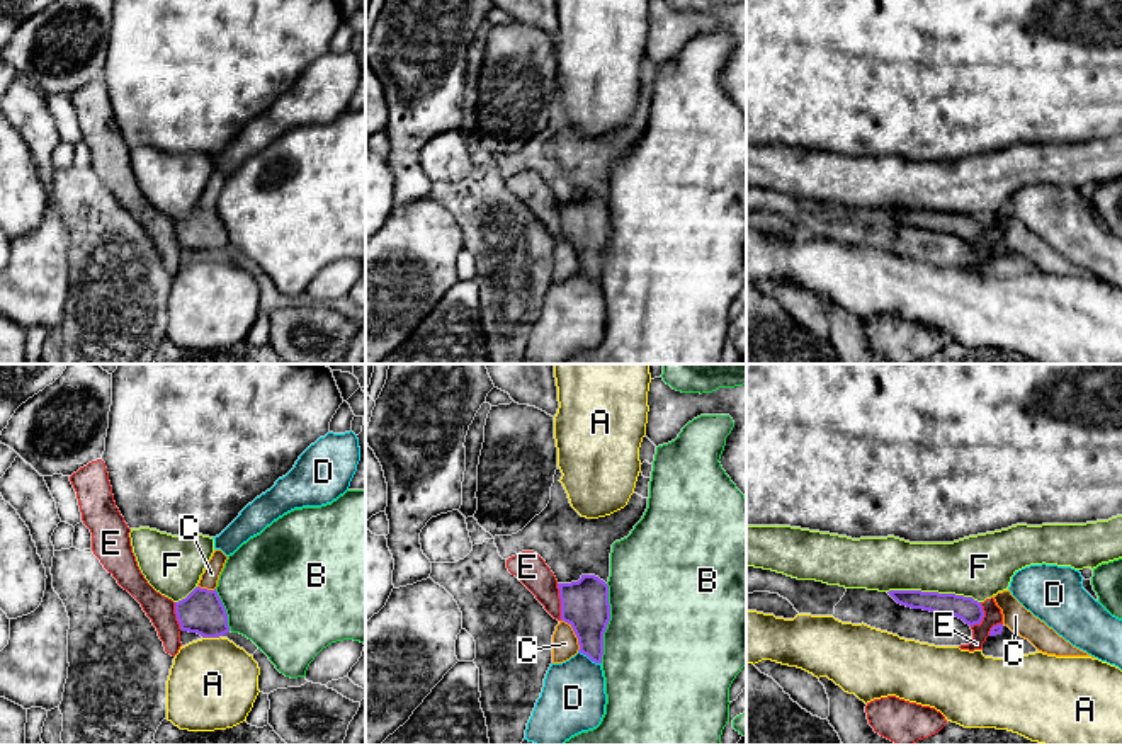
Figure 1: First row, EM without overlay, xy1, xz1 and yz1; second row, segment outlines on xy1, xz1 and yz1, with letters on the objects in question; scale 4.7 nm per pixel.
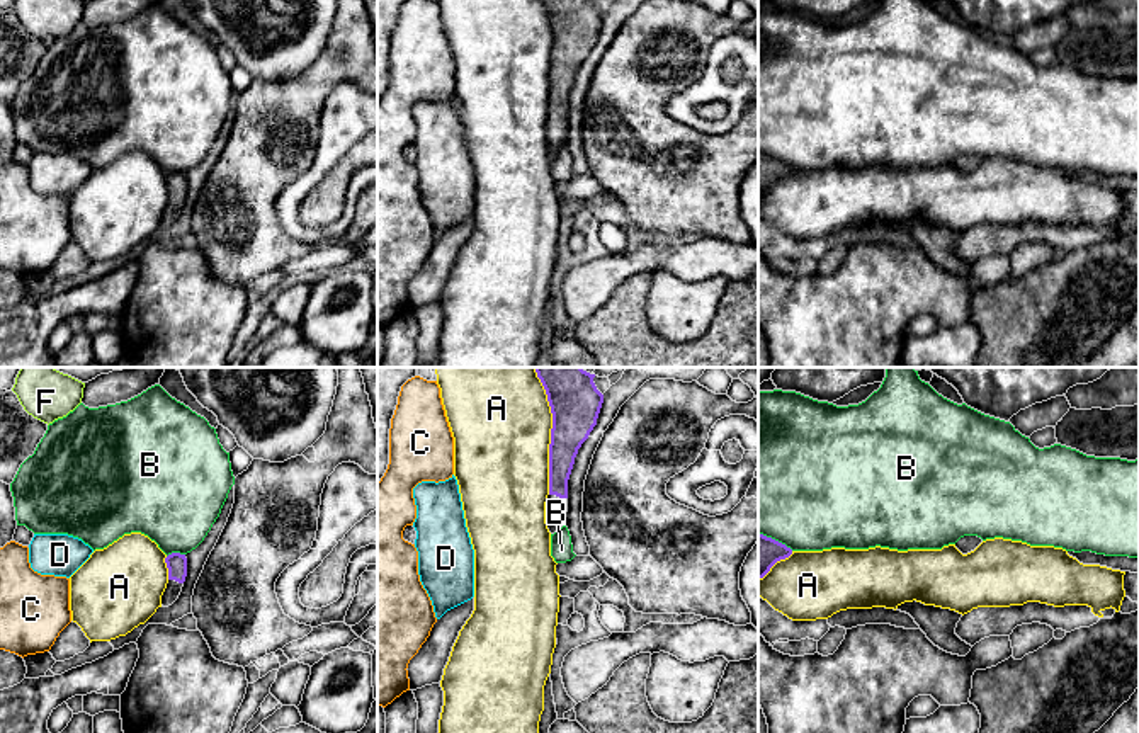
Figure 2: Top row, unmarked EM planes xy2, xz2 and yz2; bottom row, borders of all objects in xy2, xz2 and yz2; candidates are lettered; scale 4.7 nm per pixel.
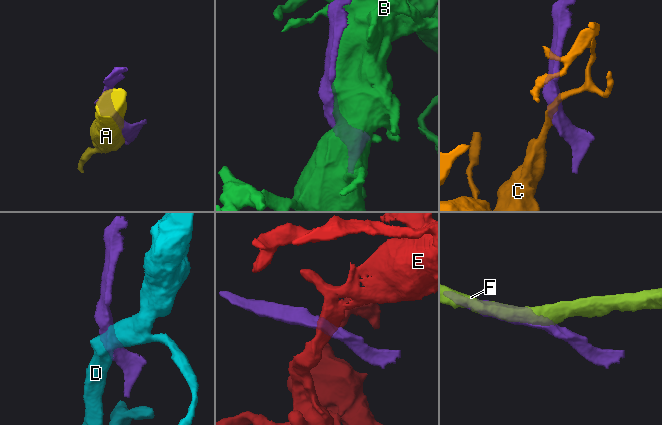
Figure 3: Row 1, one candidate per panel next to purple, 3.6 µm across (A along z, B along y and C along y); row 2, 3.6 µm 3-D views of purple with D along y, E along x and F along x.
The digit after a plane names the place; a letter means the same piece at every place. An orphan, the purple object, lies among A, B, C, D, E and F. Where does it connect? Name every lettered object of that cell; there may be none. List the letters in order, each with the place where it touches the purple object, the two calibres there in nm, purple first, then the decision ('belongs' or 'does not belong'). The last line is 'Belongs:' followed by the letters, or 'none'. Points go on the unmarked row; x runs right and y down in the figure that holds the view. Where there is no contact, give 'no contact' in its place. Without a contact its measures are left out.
A: meets purple in xz2 at (551, 56); 240 nm thick on the purple side, 460 nm on the other; does not belong
B: meets purple in xz1 at (607, 242); 220 nm thick on the purple side, 500 nm on the other; does not belong
C: meets purple in xz1 at (575, 252); 220 nm thick on the purple side, 130 nm on the other; does not belong
D: meets purple in xz1 at (590, 278); 220 nm thick on the purple side, 300 nm on the other; does not belong
E: meets purple in xz1 at (561, 221); 220 nm thick on the purple side, 150 nm on the other; does not belong
F: meets purple in yz1 at (934, 211); 120 nm thick on the purple side, 300 nm on the other; does not belong
Belongs: none

